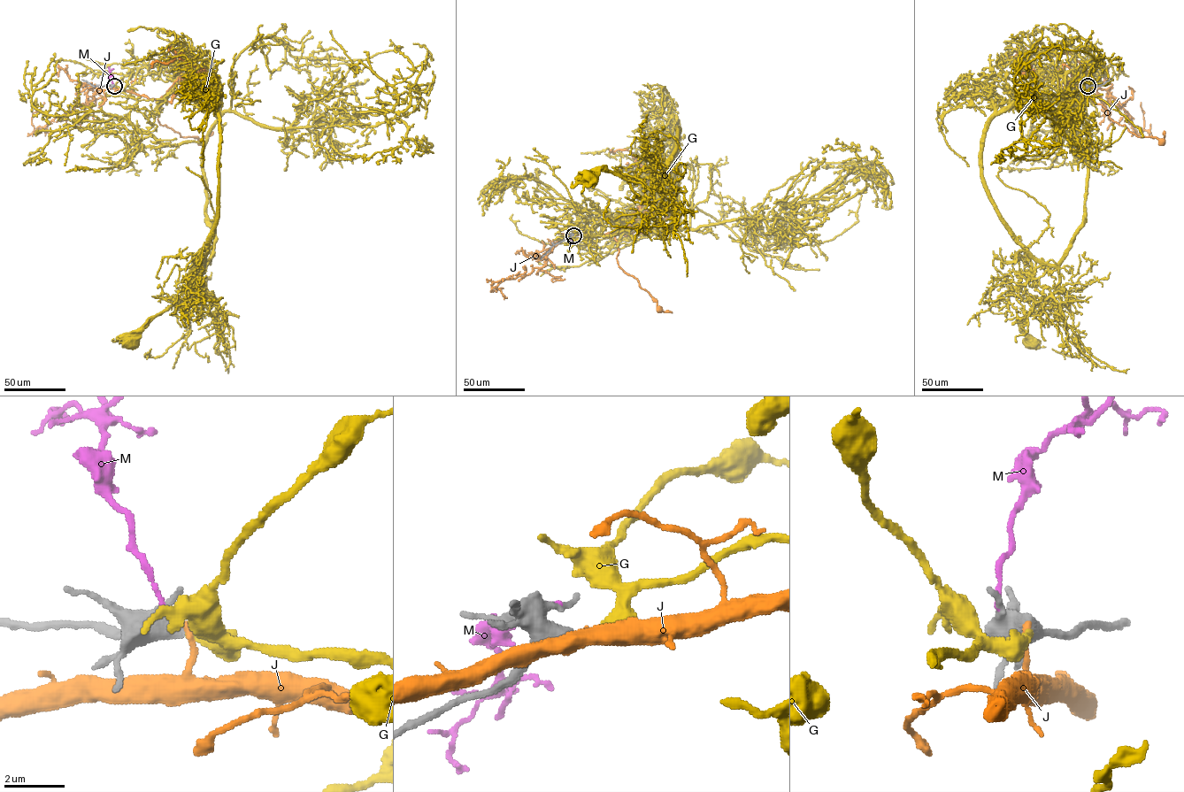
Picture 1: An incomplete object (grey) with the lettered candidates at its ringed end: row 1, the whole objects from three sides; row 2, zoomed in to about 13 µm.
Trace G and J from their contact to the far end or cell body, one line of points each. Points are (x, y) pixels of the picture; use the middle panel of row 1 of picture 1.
G: (573, 235), (599, 247), (677, 229), (662, 237), (672, 215), (619, 176), (589, 177)
J: (573, 235), (611, 234), (617, 242), (618, 265), (637, 280), (659, 309)

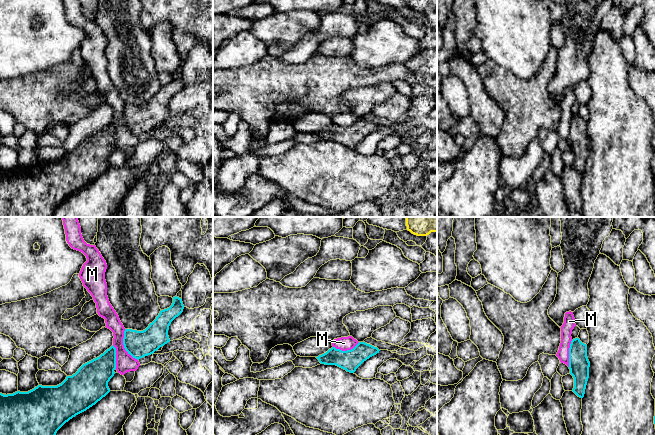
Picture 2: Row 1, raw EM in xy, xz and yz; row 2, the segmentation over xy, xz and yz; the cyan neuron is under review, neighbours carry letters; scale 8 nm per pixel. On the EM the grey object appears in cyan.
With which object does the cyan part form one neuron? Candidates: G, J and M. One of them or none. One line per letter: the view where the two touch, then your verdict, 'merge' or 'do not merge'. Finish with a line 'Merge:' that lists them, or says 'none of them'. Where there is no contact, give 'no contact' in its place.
G: no contact; merge
J: no contact; do not merge
M: meets cyan in xy; do not merge
Merge: G

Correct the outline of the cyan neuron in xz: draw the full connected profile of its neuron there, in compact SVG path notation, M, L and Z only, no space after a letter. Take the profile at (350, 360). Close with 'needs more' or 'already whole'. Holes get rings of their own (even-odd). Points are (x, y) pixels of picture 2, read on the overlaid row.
M359 342L353 349L342 351L332 347L316 357L321 364L336 365L347 372L354 373L367 359L379 353L379 349L365 342Z; already whole

